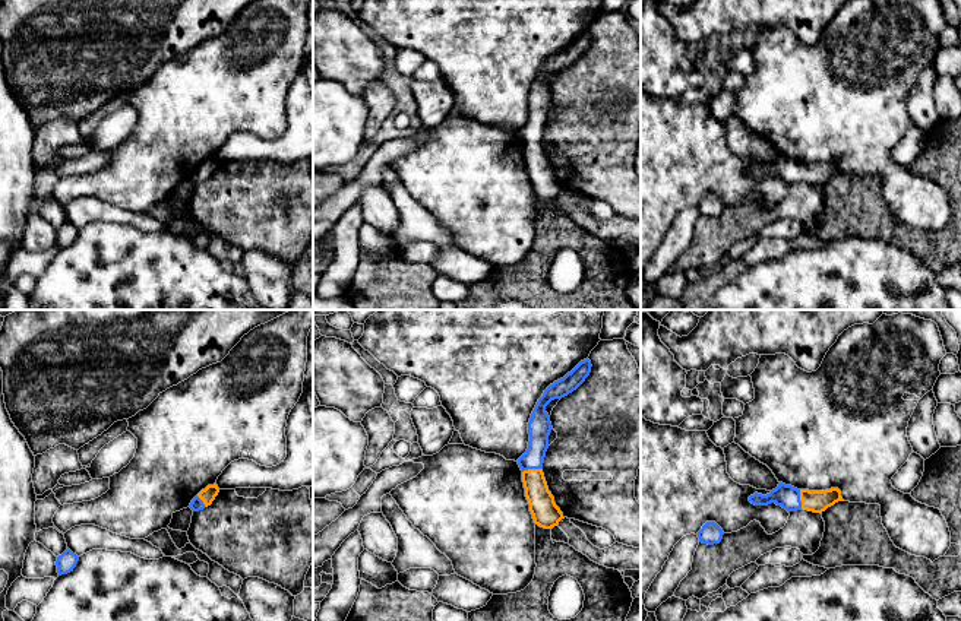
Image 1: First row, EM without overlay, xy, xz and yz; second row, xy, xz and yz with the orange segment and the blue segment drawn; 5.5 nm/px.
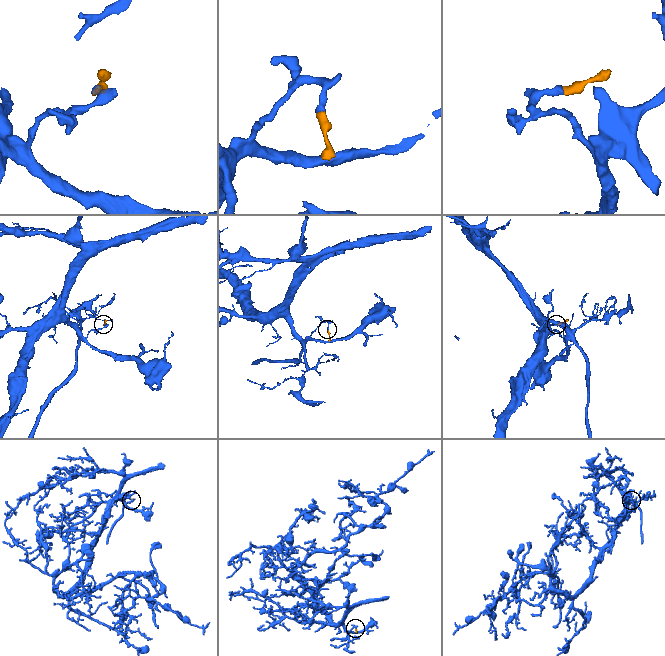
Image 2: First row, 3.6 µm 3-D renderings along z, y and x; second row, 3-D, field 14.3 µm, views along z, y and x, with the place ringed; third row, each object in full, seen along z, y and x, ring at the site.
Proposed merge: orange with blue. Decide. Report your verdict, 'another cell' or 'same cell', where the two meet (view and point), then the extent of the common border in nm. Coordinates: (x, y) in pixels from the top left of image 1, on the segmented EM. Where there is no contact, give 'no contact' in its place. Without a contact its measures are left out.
same cell; meets orange in xz at (531, 469); contact 110 nm long

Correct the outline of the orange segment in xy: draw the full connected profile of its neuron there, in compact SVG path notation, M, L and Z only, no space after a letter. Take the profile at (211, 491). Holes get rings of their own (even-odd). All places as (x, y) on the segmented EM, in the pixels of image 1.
M216 484L208 485L205 489L202 489L190 503L190 508L193 511L203 510L205 507L211 506L215 497L218 495L219 488Z

